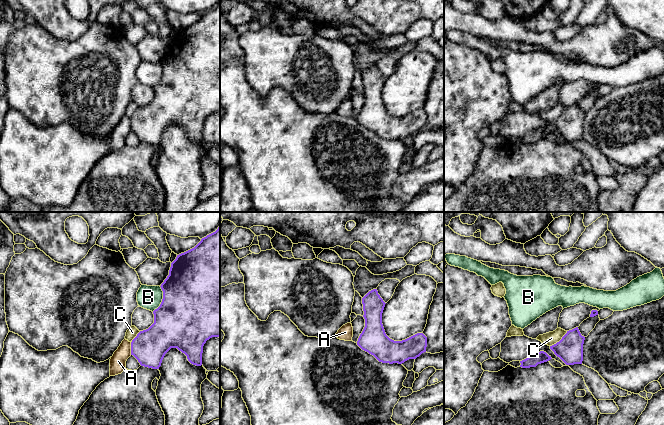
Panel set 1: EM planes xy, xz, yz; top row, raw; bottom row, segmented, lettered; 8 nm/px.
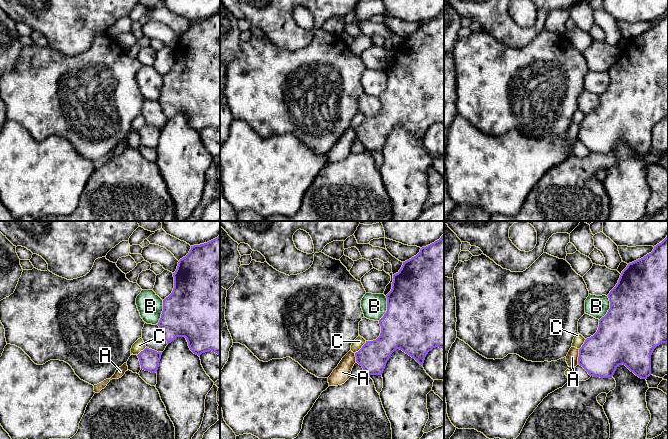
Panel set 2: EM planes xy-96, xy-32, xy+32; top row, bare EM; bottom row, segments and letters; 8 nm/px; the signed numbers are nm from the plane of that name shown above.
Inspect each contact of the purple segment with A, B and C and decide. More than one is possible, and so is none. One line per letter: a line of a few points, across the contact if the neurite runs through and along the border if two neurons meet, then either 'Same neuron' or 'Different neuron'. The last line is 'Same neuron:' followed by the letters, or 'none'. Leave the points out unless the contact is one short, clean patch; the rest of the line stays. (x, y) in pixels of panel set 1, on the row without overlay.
A: Different neuron
B: Different neuron
C: Line: yz (567, 107), (558, 117), (550, 122). Different neuron
Same neuron: none

